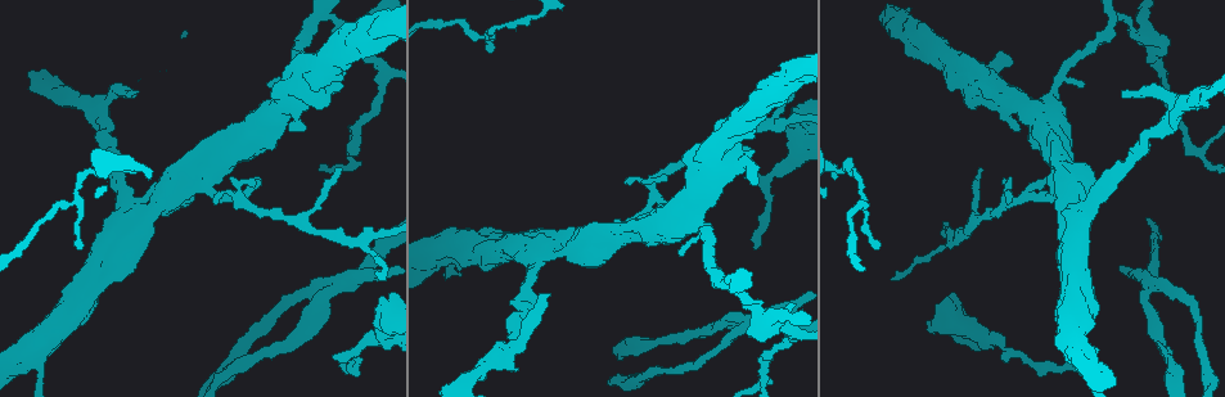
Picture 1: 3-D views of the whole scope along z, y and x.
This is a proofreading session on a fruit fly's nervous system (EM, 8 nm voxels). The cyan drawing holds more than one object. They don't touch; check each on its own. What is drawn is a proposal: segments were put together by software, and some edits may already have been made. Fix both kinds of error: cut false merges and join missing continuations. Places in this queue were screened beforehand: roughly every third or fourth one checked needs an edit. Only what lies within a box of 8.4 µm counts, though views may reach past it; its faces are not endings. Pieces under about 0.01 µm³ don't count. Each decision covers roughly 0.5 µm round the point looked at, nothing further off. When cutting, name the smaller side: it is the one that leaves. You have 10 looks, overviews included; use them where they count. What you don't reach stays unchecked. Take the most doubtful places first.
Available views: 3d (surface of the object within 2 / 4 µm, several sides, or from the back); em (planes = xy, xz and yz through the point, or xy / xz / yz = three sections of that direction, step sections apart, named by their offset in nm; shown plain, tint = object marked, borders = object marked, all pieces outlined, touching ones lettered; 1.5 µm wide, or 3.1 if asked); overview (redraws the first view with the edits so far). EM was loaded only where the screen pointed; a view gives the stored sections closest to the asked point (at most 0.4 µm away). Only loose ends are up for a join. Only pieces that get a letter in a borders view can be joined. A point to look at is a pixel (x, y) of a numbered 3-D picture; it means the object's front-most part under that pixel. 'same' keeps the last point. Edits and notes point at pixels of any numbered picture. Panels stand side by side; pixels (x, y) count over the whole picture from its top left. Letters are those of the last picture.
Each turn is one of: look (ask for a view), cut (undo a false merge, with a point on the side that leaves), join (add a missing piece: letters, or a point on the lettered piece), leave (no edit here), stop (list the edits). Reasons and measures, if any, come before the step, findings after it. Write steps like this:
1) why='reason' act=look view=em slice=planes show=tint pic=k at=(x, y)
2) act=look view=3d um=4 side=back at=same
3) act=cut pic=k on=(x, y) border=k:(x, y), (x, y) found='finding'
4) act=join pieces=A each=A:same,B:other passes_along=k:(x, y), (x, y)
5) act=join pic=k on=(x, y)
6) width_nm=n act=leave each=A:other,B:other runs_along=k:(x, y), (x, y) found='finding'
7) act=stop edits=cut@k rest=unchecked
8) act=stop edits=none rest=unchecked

why='thick turns thin' act=look view=3d um=2 pic=1 at=(706, 225)

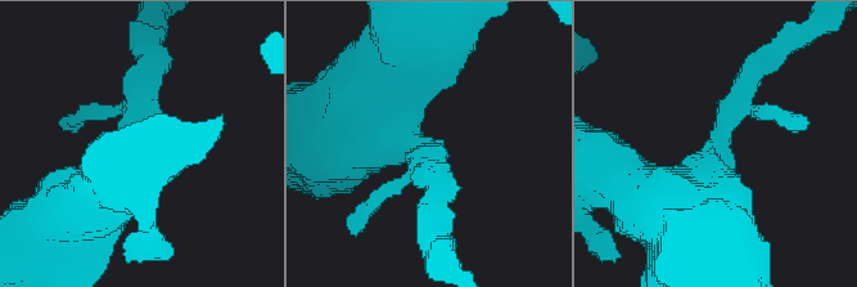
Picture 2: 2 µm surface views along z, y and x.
act=look view=em slice=xz step=8 show=tint pic=2 at=(422, 150)

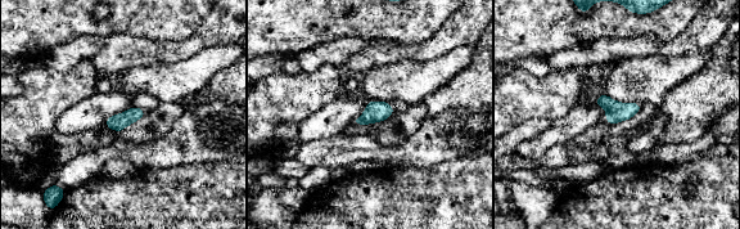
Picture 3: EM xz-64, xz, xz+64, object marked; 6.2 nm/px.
why='another direction' act=look view=em slice=planes show=borders at=same

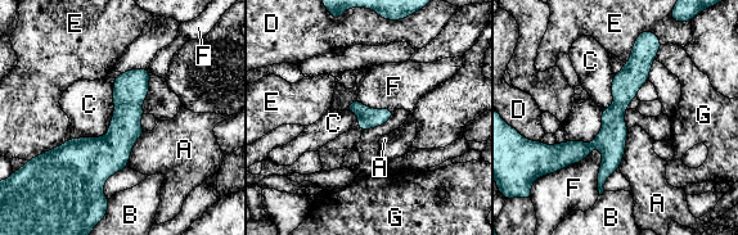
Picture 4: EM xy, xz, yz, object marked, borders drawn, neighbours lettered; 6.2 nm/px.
longest_contact=C:480nm act=leave each=A:other,B:other,C:other,D:other,E:other,F:other,G:other found='continuous, no second cell'

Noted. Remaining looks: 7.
why='tapers out' act=look view=em slice=xz step=4 show=tint pic=1 at=(1160, 48)

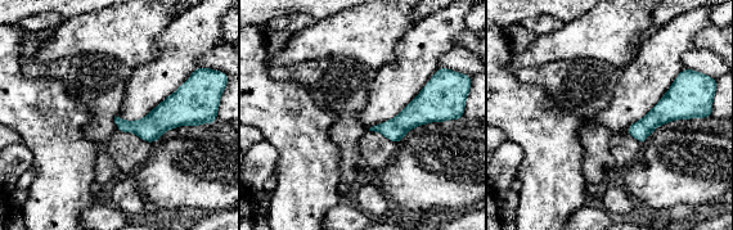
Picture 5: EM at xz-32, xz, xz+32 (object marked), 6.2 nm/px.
why='another direction' act=look view=em slice=planes show=borders at=same

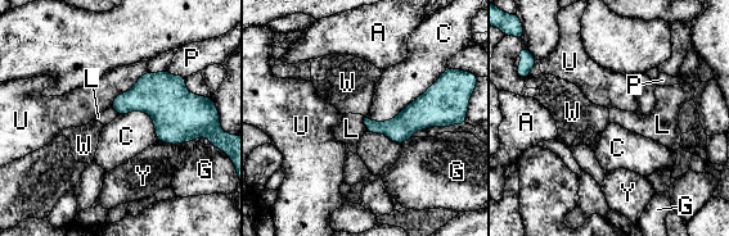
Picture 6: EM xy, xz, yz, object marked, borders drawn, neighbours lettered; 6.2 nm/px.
act=leave each=A:other,C:other,G:other,L:other,P:other,U:other,W:other,Y:other found='no lettered piece goes on from it'

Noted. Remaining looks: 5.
why='an open end' act=look view=em slice=yz step=8 show=borders pic=1 at=(1123, 92)

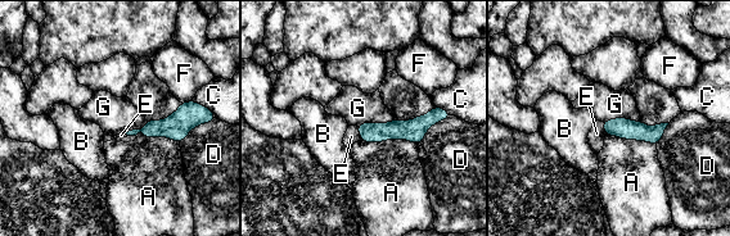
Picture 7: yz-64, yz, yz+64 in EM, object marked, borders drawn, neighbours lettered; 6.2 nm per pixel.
act=look view=em slice=planes show=borders at=same

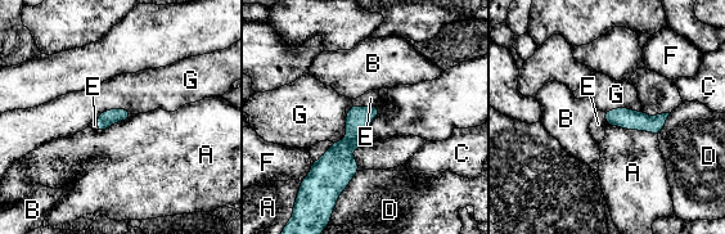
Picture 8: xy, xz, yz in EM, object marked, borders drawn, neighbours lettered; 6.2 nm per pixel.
act=join pieces=E each=A:other,B:other,C:other,D:other,E:same,F:other,G:other passes_along=8:(358, 122), (364, 107), (370, 98) found='it goes on there'

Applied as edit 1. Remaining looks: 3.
act=stop edits=join@8 rest=unchecked

